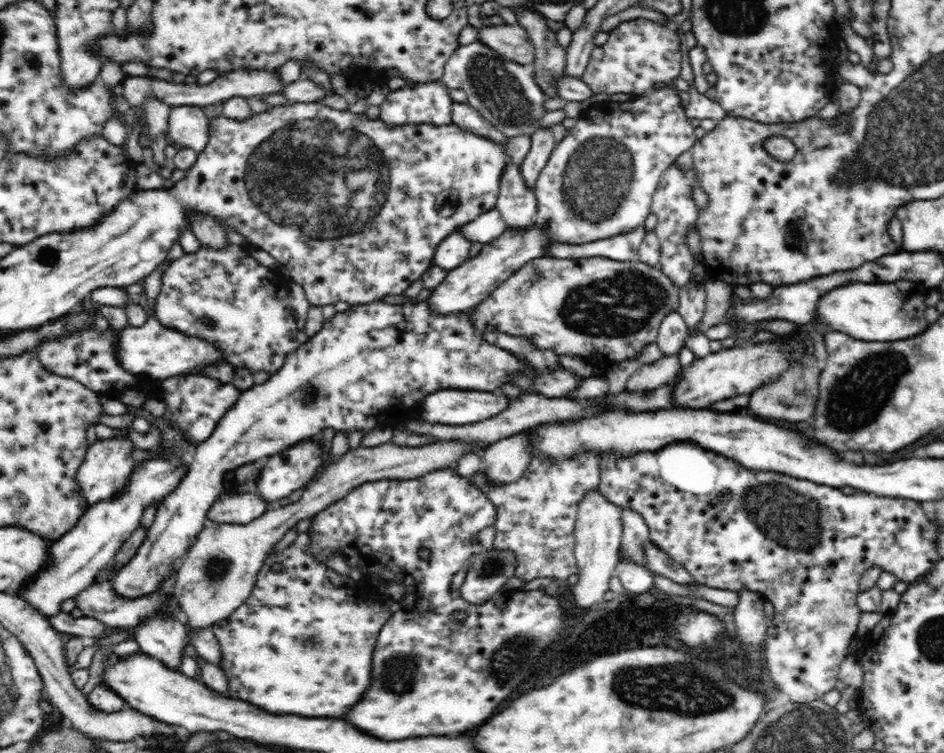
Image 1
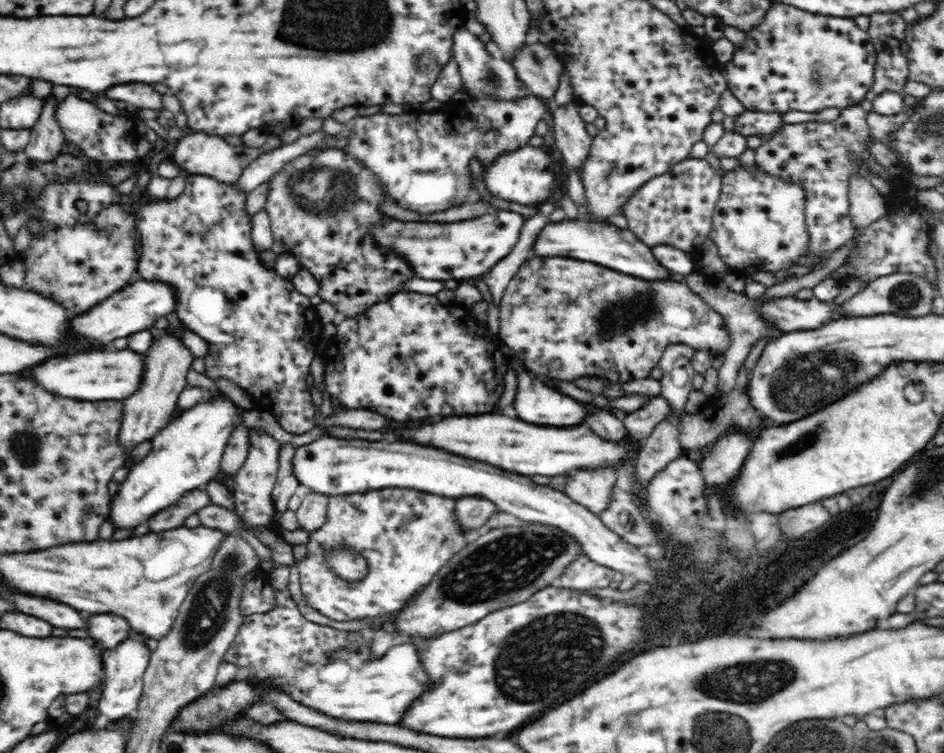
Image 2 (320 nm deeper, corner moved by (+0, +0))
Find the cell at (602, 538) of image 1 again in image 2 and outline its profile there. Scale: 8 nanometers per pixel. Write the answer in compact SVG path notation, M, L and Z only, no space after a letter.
M614 467L581 468L567 474L563 492L574 502L599 515L610 502L616 479Z

